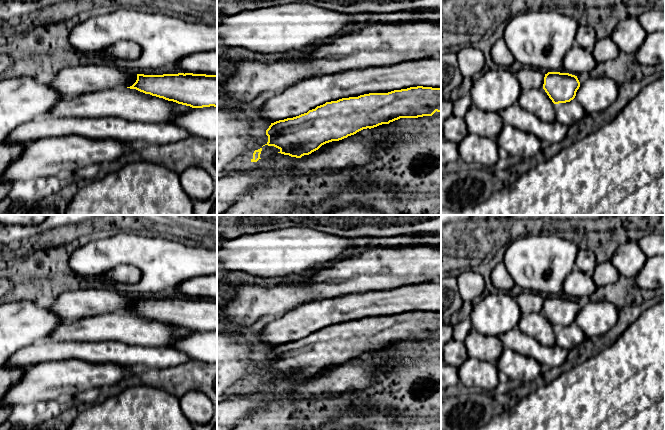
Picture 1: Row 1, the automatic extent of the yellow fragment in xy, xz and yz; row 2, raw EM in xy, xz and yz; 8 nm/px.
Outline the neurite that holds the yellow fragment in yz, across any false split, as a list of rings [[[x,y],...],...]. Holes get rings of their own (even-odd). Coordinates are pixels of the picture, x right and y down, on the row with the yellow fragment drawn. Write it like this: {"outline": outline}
{"outline": [[[560,72],[545,74],[543,89],[554,104],[573,100],[579,87],[580,82],[575,75]]]}

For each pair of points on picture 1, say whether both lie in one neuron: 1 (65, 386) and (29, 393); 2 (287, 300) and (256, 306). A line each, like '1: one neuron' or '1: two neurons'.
1: one neuron
2: one neuron

